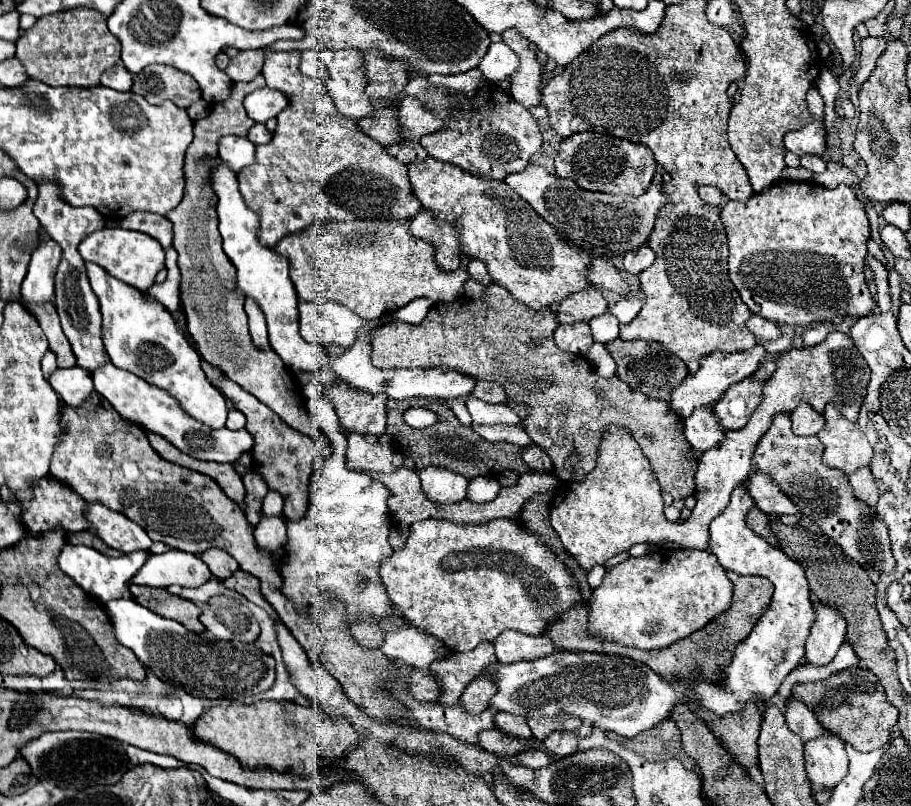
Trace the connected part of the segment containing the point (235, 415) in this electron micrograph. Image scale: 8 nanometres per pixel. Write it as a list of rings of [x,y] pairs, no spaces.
[[[230,409],[228,411],[228,421],[226,421],[226,427],[228,429],[242,429],[246,425],[246,417],[238,411],[238,409]]]

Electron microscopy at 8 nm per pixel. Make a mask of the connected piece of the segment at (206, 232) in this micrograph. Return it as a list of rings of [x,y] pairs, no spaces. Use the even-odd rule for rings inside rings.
[[[256,75],[248,83],[234,83],[226,101],[212,105],[204,119],[194,123],[194,141],[186,153],[184,165],[184,197],[176,209],[166,217],[174,223],[174,249],[178,251],[178,267],[182,271],[180,299],[188,317],[190,337],[198,347],[198,353],[226,377],[250,391],[262,403],[266,403],[284,423],[312,437],[322,437],[322,431],[312,423],[308,409],[300,403],[300,391],[294,387],[294,375],[284,369],[282,359],[272,351],[260,351],[254,347],[248,333],[248,317],[244,311],[244,297],[236,293],[234,265],[222,251],[222,239],[218,233],[218,197],[212,189],[212,159],[218,159],[218,141],[226,135],[246,137],[248,129],[256,123],[244,109],[244,97],[264,87],[264,75]]]

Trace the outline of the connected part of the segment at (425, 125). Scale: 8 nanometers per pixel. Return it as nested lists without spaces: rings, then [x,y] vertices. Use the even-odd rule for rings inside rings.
[[[404,99],[400,103],[400,127],[406,139],[420,141],[420,137],[440,131],[446,127],[446,121],[438,113],[424,111],[418,99]]]

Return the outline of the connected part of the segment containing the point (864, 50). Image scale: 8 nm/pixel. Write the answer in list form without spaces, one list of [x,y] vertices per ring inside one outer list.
[[[866,37],[866,39],[862,39],[862,47],[860,47],[860,69],[858,69],[858,73],[856,73],[856,83],[858,85],[862,85],[868,77],[870,77],[870,73],[874,71],[874,67],[876,67],[876,61],[878,61],[878,57],[884,53],[884,49],[886,49],[886,39],[884,37],[876,37],[876,39],[872,39],[872,37]]]

